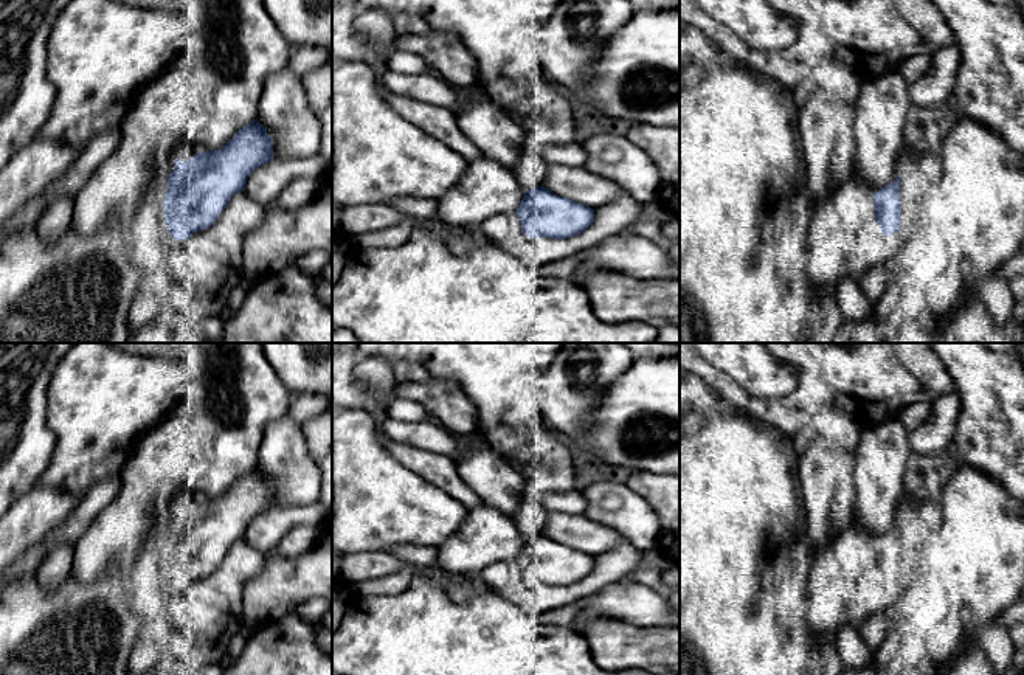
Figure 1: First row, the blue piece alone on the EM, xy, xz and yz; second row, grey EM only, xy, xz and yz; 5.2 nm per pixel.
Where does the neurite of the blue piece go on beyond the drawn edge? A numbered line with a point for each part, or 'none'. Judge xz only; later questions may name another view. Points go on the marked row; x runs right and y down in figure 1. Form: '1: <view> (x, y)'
1: xz (486, 188)

